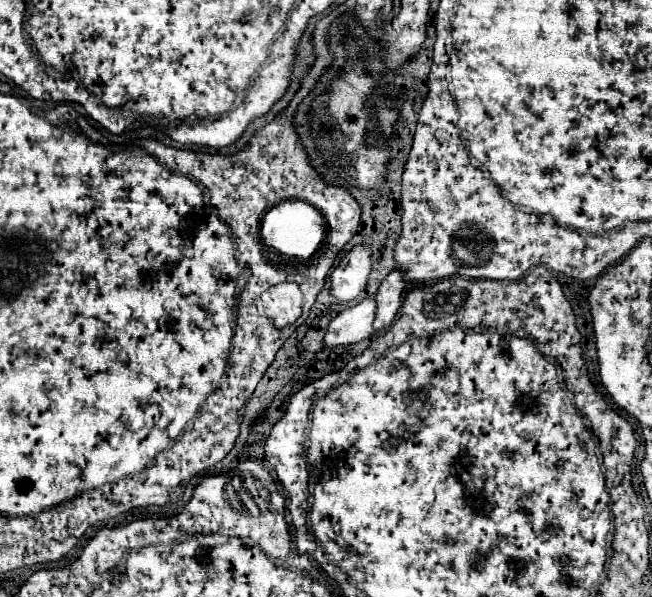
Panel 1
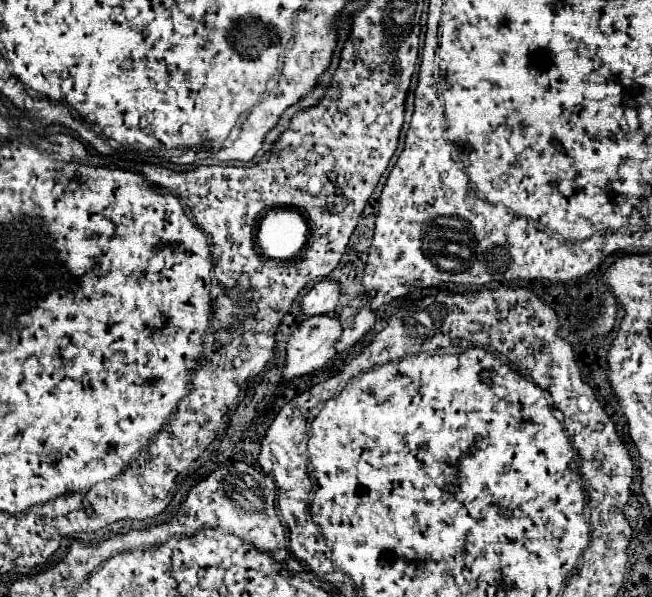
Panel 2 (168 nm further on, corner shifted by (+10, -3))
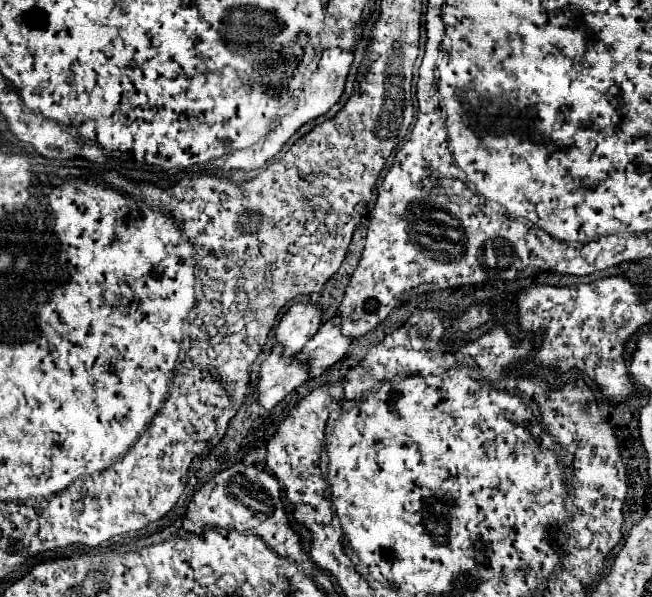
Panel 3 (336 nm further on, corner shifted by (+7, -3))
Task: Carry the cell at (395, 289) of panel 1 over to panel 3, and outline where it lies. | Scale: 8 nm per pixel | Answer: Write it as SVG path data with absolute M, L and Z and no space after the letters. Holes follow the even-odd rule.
M333 316L325 324L321 324L319 332L305 344L305 348L297 354L301 360L307 360L311 364L311 376L319 376L323 370L339 362L353 338L341 334L341 318Z

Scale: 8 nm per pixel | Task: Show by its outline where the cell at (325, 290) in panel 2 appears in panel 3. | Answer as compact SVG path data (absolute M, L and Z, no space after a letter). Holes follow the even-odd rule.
M299 302L293 304L281 318L277 326L277 344L283 344L283 354L295 356L303 350L303 346L315 336L321 326L323 308L315 302Z

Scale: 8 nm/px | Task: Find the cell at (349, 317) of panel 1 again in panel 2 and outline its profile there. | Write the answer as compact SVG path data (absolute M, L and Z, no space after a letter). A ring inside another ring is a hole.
M314 316L304 320L288 338L282 380L294 380L322 368L336 356L334 344L340 338L336 316Z

